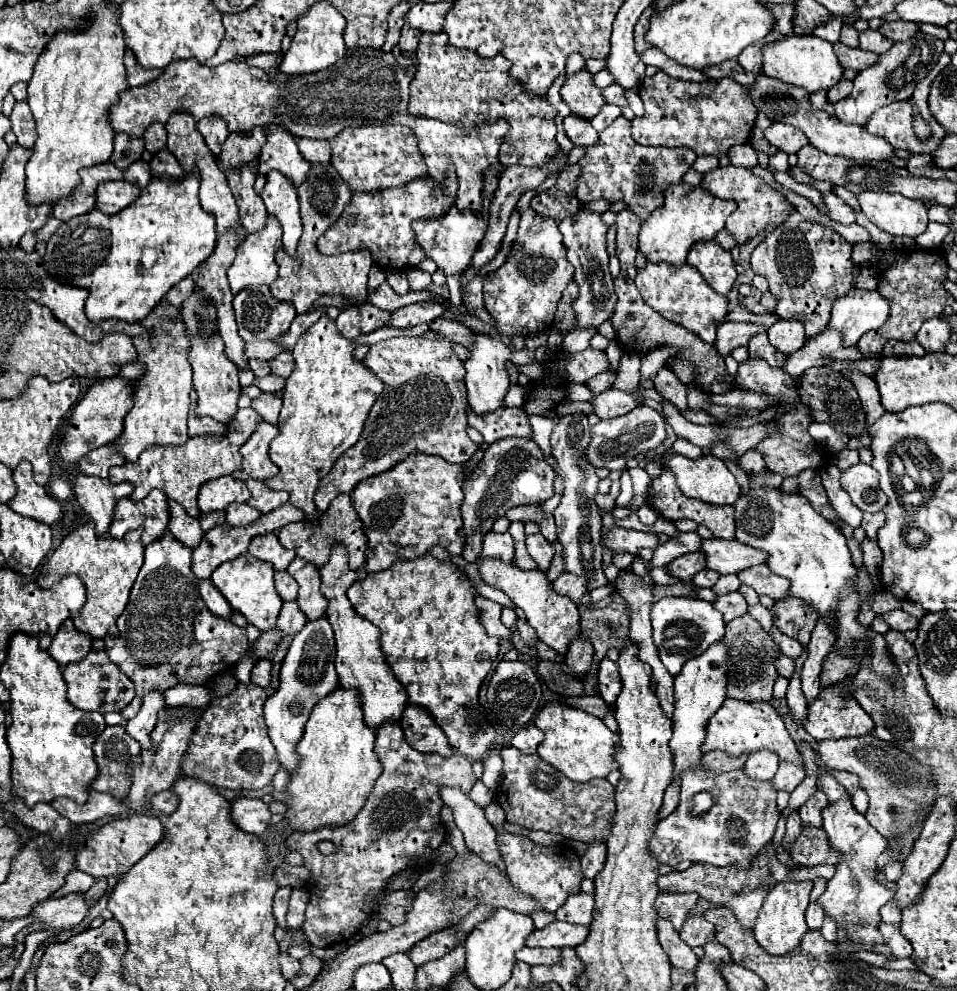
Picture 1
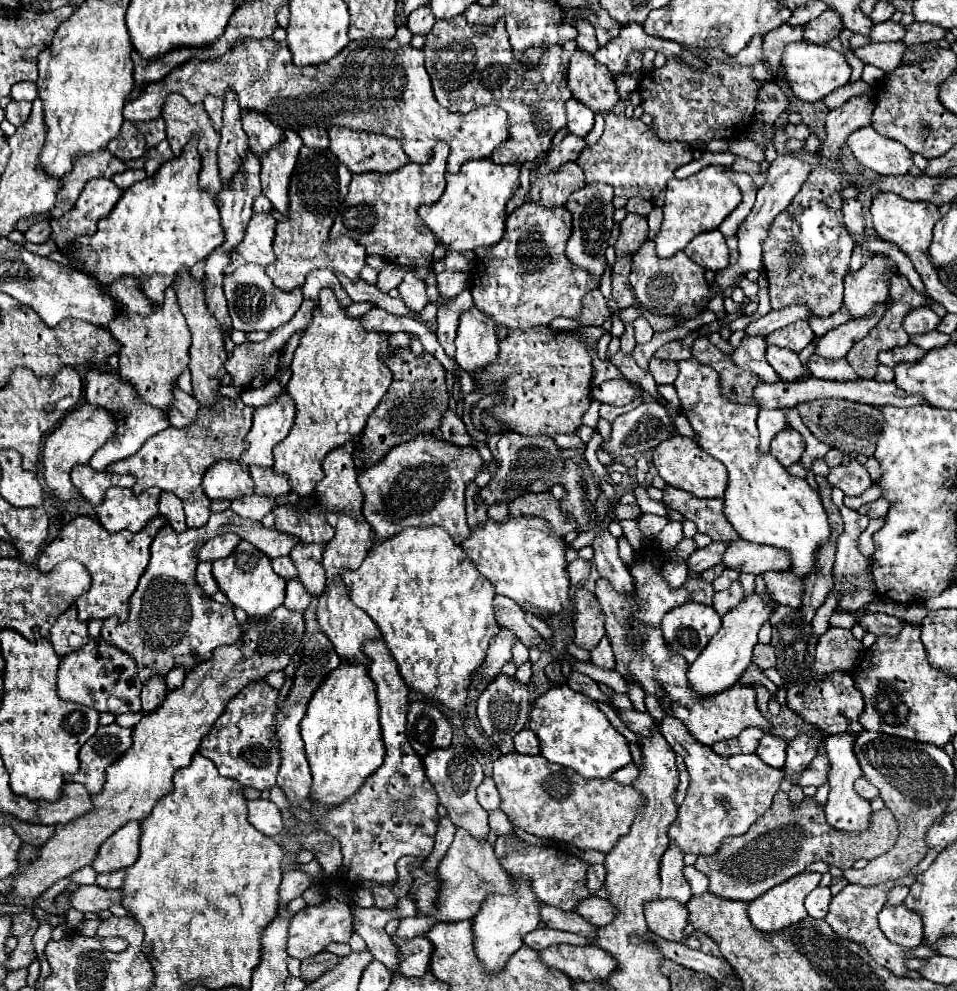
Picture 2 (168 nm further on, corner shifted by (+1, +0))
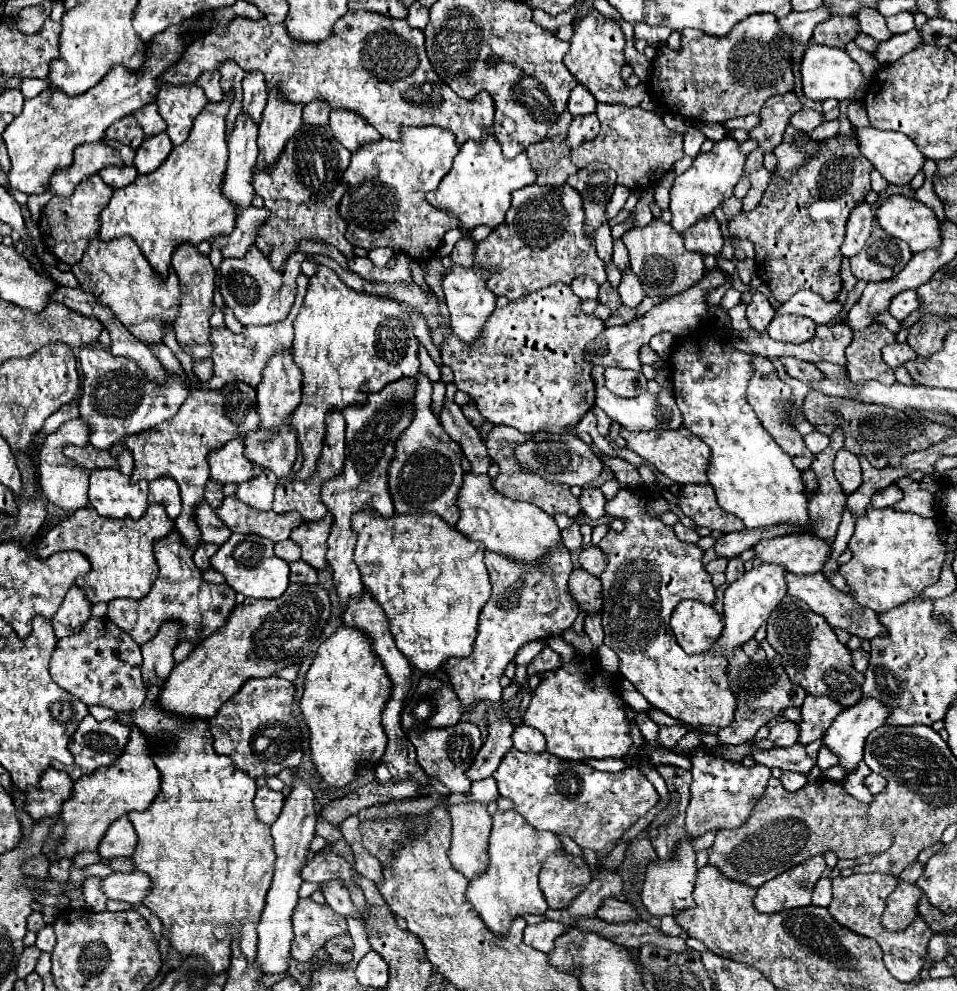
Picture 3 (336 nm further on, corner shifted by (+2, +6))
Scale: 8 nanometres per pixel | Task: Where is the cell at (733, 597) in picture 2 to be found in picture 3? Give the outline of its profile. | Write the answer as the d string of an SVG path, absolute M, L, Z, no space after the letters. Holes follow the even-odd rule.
M737 555L737 557L731 557L731 559L729 559L729 565L727 565L727 571L725 571L727 583L739 579L743 573L745 573L745 569L743 569L743 561L741 561L741 557L739 557L739 555Z

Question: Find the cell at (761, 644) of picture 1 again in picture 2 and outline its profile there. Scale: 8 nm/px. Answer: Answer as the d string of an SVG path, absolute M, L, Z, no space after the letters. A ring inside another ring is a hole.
M750 663L748 665L748 669L742 673L742 677L740 677L740 681L738 681L740 685L744 685L744 687L754 687L754 685L764 685L770 693L776 693L778 691L778 687L766 677L766 673L756 665L756 663Z

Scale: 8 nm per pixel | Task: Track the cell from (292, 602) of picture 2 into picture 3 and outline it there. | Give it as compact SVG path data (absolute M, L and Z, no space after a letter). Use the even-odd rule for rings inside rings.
M295 561L289 567L291 567L291 581L295 581L295 583L315 583L317 581L317 571L311 569L309 563Z

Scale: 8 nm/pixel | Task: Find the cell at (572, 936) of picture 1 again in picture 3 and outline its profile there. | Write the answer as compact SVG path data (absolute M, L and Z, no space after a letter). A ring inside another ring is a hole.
M541 921L537 925L527 925L525 927L525 943L529 947L535 947L543 953L551 953L553 951L553 941L563 935L569 927L565 927L563 923L553 923L553 921Z

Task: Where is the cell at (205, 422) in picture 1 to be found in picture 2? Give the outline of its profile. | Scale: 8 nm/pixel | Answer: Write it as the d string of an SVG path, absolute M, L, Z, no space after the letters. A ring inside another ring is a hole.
M176 391L176 403L172 403L172 413L168 413L168 421L172 427L184 429L196 423L196 415L200 411L200 403L194 395L188 395L184 391Z

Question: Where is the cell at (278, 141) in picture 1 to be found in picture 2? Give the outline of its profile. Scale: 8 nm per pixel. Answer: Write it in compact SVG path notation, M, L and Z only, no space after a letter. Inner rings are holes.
M242 115L242 125L250 139L250 149L256 157L266 155L274 145L284 141L284 131L268 123L264 115Z

